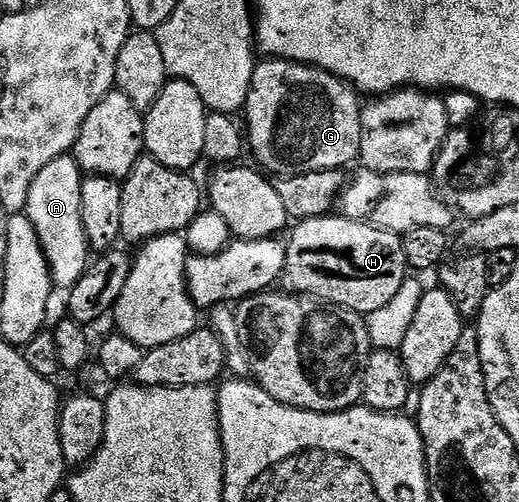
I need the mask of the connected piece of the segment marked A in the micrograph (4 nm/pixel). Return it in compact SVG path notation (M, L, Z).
M68 154L60 156L37 174L25 204L25 213L34 225L51 267L53 283L63 290L70 290L76 284L90 260L88 239L81 220L81 179L82 172L75 159Z

